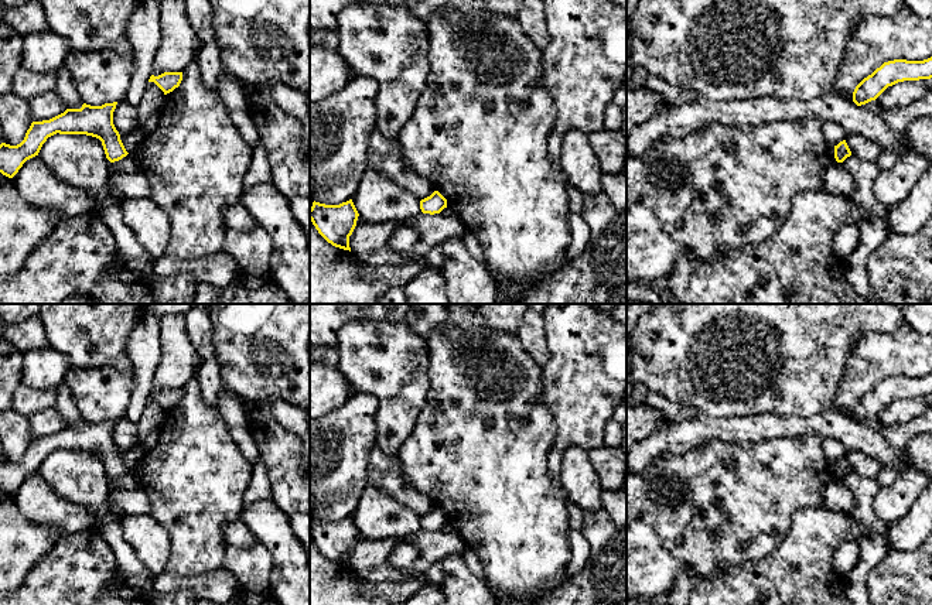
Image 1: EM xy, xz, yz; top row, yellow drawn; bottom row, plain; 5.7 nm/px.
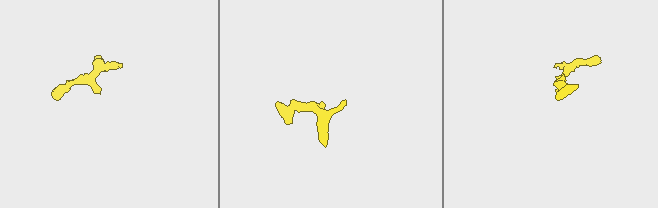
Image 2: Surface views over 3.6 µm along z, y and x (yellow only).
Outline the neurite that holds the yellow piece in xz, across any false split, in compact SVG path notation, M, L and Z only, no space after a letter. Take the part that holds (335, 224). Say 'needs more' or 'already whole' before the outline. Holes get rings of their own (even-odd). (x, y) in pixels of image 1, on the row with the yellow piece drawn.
already whole | M352 199L339 205L325 205L314 201L310 208L310 221L318 233L332 246L349 252L349 236L356 226L358 216Z

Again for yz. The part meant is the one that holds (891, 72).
already whole | M932 57L924 61L888 61L856 86L853 92L853 102L857 106L861 106L871 100L875 100L888 86L892 86L898 82L931 78Z

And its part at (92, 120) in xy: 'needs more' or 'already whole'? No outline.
already whole

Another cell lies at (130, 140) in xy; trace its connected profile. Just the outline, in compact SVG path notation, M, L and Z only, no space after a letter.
M132 131L127 134L120 134L120 140L129 154L132 154L137 146L143 141L144 133Z

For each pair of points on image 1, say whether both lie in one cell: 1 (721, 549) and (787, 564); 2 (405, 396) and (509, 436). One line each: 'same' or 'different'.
1: different
2: different

